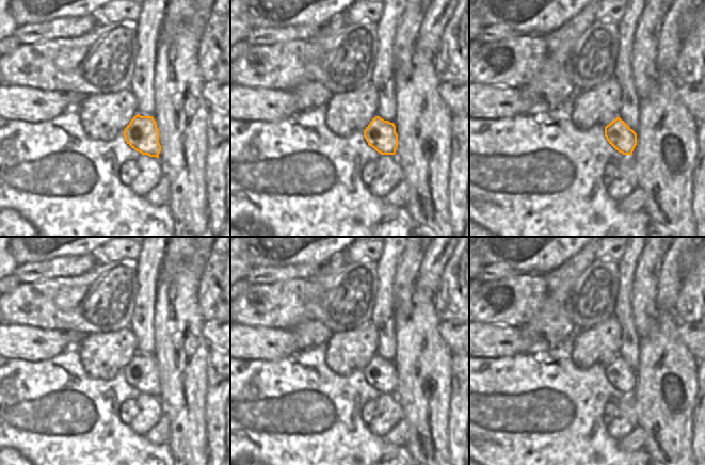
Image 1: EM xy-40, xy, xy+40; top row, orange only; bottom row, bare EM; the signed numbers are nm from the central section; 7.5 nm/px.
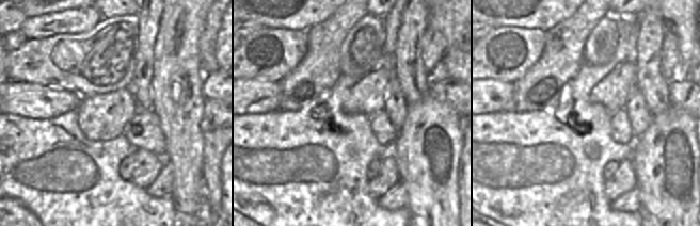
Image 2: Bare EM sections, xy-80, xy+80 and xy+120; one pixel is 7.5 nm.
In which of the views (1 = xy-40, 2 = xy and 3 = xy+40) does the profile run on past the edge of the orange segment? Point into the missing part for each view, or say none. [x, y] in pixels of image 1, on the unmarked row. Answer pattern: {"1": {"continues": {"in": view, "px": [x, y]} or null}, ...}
{"1": {"continues": null}, "2": {"continues": null}, "3": {"continues": null}}

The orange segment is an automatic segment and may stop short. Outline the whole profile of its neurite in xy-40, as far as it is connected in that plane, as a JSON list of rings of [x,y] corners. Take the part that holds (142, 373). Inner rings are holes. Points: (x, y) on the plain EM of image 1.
[[[137,353],[123,371],[125,380],[142,394],[159,397],[161,384],[159,369],[153,355]]]

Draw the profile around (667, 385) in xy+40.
[[[658,310],[650,333],[639,338],[639,365],[635,370],[637,384],[632,390],[637,426],[645,431],[645,452],[652,462],[663,465],[694,465],[692,452],[692,410],[699,390],[698,360],[690,354],[677,335],[679,320],[673,310]]]

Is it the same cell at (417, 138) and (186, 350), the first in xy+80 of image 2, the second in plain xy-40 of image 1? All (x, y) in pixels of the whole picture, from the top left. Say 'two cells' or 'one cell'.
one cell

